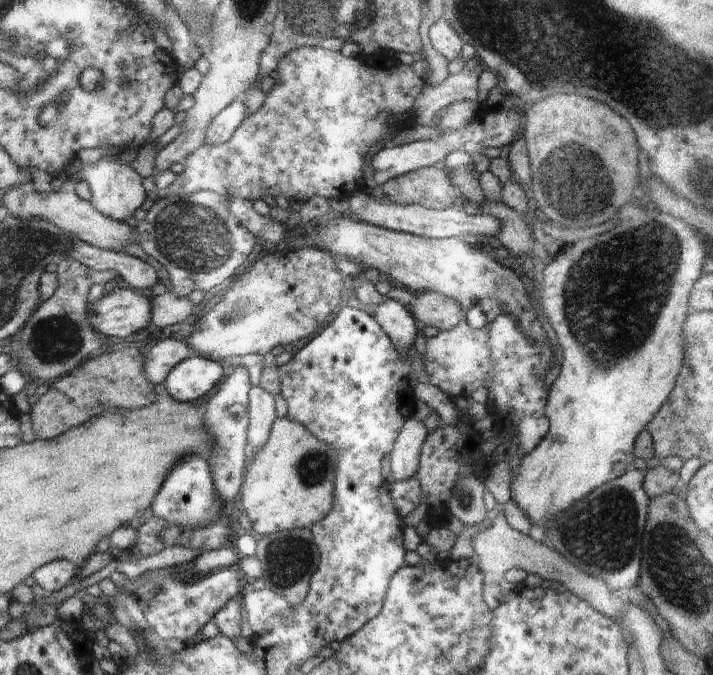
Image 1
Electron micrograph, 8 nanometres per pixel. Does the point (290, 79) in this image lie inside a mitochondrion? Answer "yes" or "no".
no

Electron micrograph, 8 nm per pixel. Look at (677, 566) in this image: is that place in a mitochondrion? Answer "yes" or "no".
yes

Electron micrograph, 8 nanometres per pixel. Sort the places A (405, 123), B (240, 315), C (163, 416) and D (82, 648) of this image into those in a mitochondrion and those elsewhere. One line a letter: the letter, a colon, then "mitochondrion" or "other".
A: other
B: mitochondrion
C: mitochondrion
D: other

